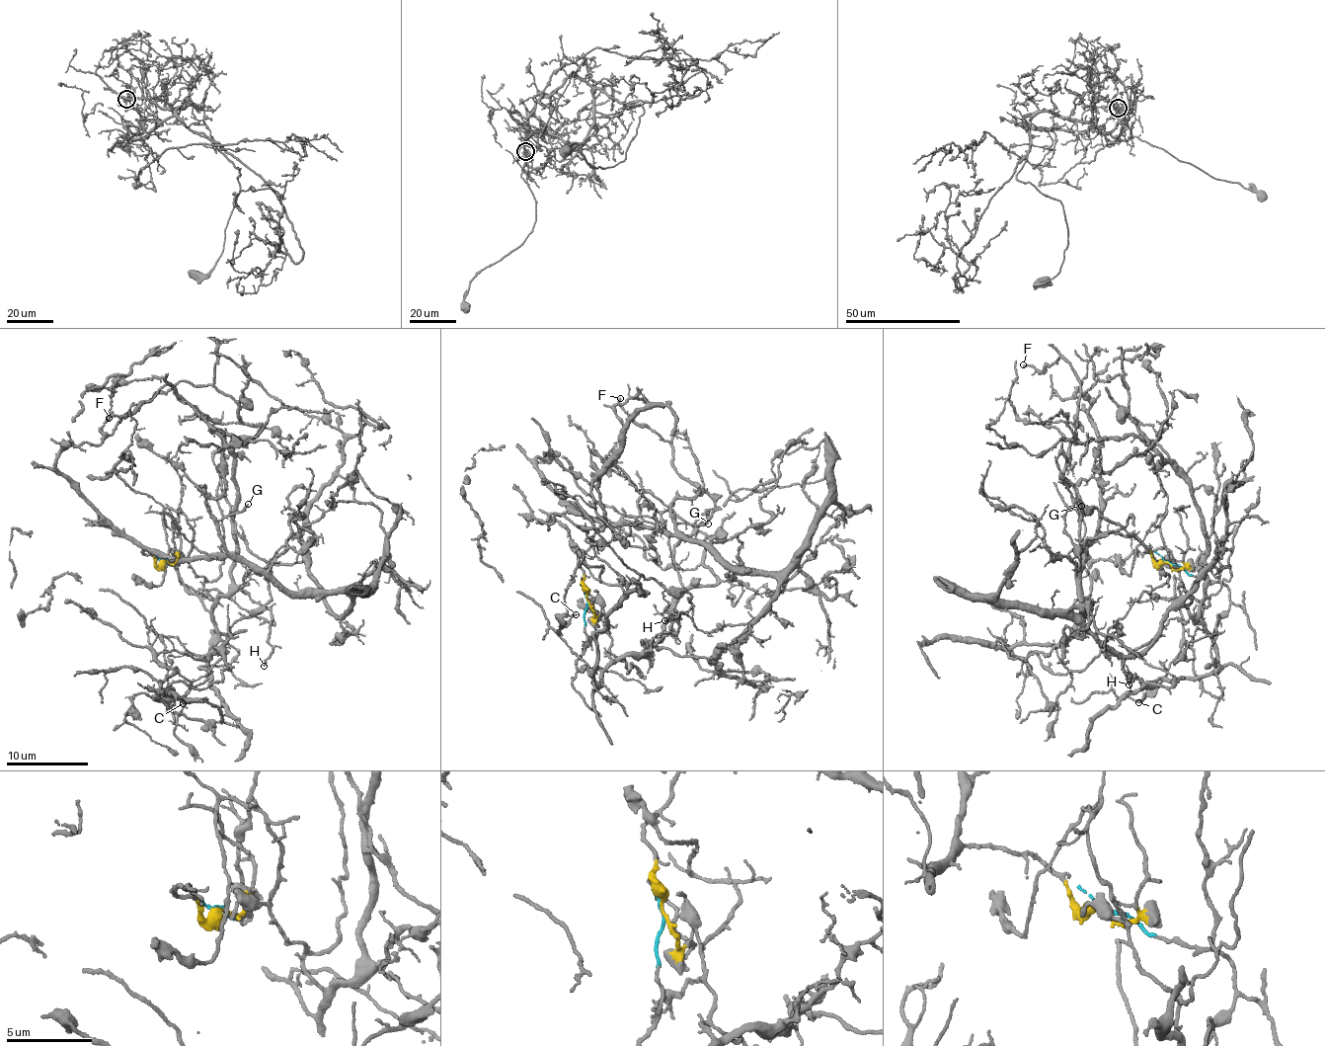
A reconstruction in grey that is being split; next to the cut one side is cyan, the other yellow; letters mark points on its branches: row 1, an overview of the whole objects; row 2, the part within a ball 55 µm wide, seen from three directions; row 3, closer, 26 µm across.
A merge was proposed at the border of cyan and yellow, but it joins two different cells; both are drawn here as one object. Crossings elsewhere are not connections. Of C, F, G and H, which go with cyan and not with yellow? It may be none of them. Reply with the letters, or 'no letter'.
C, H

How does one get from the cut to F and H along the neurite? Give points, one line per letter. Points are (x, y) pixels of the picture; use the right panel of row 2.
F: (1169, 562), (1122, 534), (1083, 550), (1063, 477), (1081, 389), (1064, 359), (1041, 372), (1023, 363)
H: (1169, 562), (1217, 582), (1229, 591), (1229, 606), (1211, 636), (1191, 618), (1172, 618), (1127, 660), (1130, 684)

